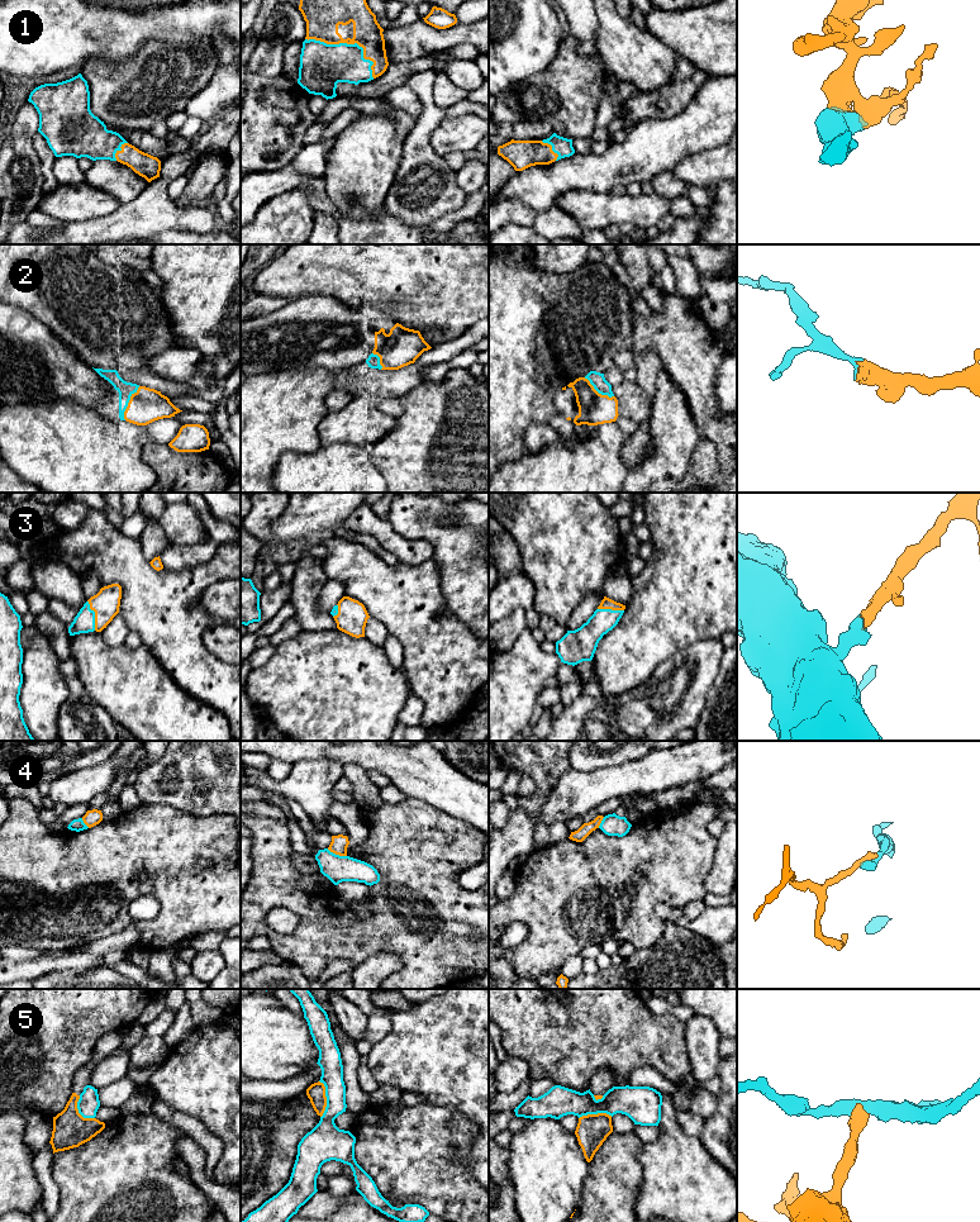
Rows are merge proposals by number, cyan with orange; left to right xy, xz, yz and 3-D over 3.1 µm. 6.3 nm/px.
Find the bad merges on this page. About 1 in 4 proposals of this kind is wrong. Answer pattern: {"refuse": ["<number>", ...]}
{"refuse": ["4", "5"]}

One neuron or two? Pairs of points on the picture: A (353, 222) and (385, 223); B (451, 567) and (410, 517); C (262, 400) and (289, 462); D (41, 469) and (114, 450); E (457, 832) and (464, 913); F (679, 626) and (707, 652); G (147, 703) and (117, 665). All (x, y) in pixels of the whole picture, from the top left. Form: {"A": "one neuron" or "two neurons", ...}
{"A": "one neuron", "B": "one neuron", "C": "two neurons", "D": "one neuron", "E": "one neuron", "F": "two neurons", "G": "one neuron"}

